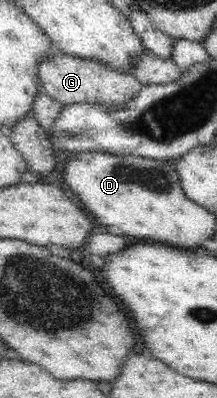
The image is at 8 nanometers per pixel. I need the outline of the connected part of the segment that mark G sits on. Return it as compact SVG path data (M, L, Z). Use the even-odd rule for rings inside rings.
M58 48L38 62L38 75L39 93L45 93L64 105L92 102L103 103L107 107L120 105L131 100L142 85L131 73L121 73L103 61L65 54Z

